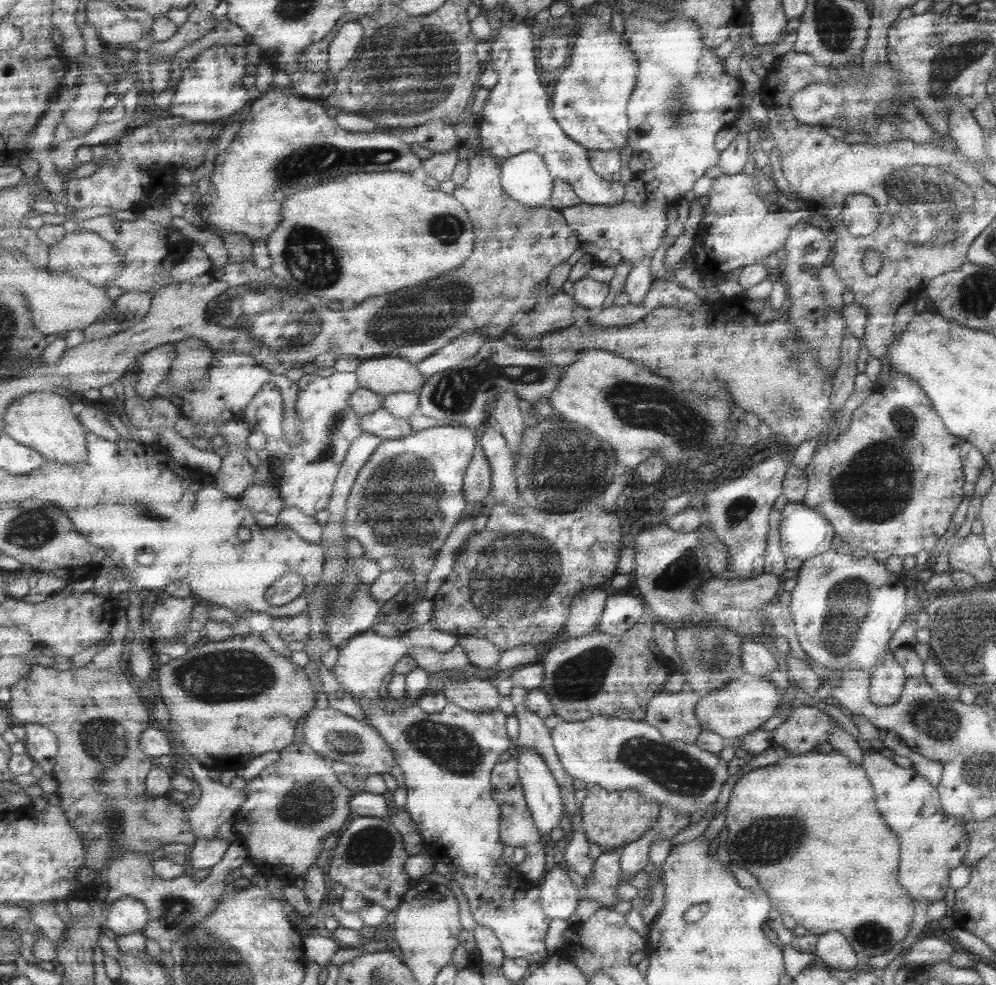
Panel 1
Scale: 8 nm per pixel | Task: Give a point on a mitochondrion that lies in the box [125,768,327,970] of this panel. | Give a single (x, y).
(175, 911)

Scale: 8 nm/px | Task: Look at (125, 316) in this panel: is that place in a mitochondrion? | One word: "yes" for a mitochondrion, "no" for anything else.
yes

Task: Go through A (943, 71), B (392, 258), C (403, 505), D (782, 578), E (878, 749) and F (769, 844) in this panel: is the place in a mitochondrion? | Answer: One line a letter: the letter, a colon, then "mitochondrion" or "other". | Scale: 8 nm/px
A: mitochondrion
B: other
C: mitochondrion
D: other
E: other
F: mitochondrion

